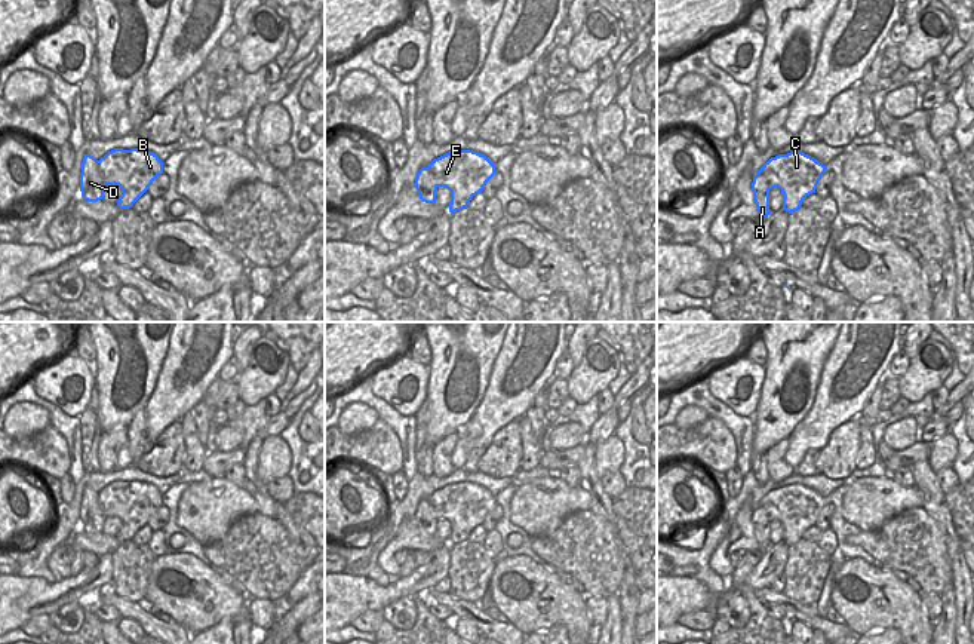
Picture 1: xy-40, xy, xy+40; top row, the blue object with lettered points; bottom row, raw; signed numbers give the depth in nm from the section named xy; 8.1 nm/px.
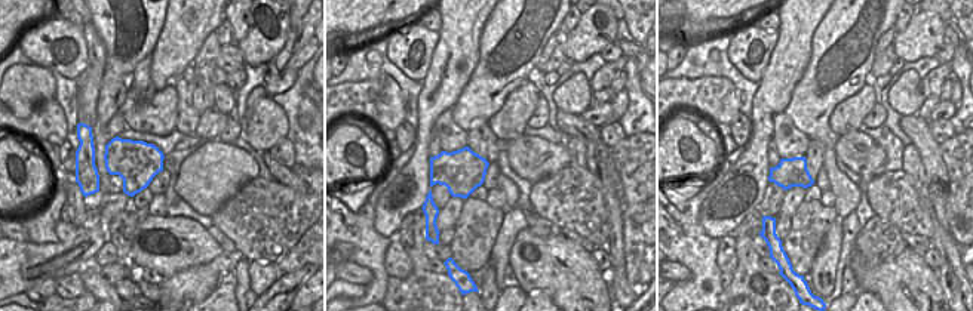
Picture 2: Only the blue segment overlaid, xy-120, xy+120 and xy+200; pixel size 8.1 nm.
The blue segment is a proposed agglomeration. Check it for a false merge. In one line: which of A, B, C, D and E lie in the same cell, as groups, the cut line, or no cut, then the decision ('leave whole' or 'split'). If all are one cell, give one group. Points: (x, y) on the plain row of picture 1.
groups A D / B C E; cut xy+40 (768, 508), (765, 520), (753, 524); split

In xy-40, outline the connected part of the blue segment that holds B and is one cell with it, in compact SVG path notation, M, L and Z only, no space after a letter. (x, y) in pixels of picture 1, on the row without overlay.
M114 481L99 491L99 506L107 518L122 521L117 539L129 542L163 506L163 494L148 482Z

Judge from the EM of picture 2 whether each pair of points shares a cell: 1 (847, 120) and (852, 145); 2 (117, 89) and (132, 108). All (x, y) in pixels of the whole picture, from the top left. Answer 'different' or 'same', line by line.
1: different
2: different

